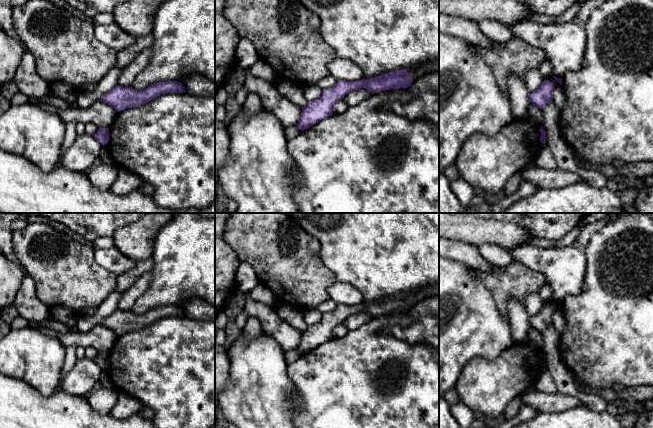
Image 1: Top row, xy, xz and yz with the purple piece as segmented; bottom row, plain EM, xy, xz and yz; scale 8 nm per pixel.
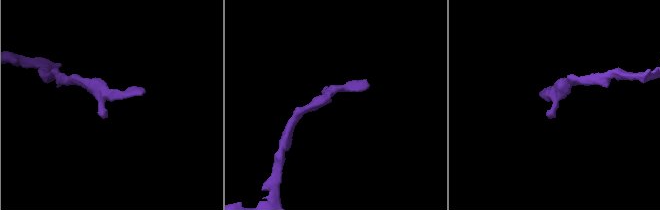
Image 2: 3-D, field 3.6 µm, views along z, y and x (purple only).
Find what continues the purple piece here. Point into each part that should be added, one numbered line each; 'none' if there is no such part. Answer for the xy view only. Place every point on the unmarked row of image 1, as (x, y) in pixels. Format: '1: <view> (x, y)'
none

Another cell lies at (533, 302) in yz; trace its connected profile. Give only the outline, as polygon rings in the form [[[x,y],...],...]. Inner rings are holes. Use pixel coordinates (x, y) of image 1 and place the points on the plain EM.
[[[529,294],[524,303],[529,318],[536,315],[543,306],[541,297],[537,294]]]

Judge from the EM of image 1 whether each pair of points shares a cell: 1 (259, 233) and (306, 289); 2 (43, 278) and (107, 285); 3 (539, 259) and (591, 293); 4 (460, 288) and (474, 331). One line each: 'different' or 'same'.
1: same
2: same
3: different
4: same

